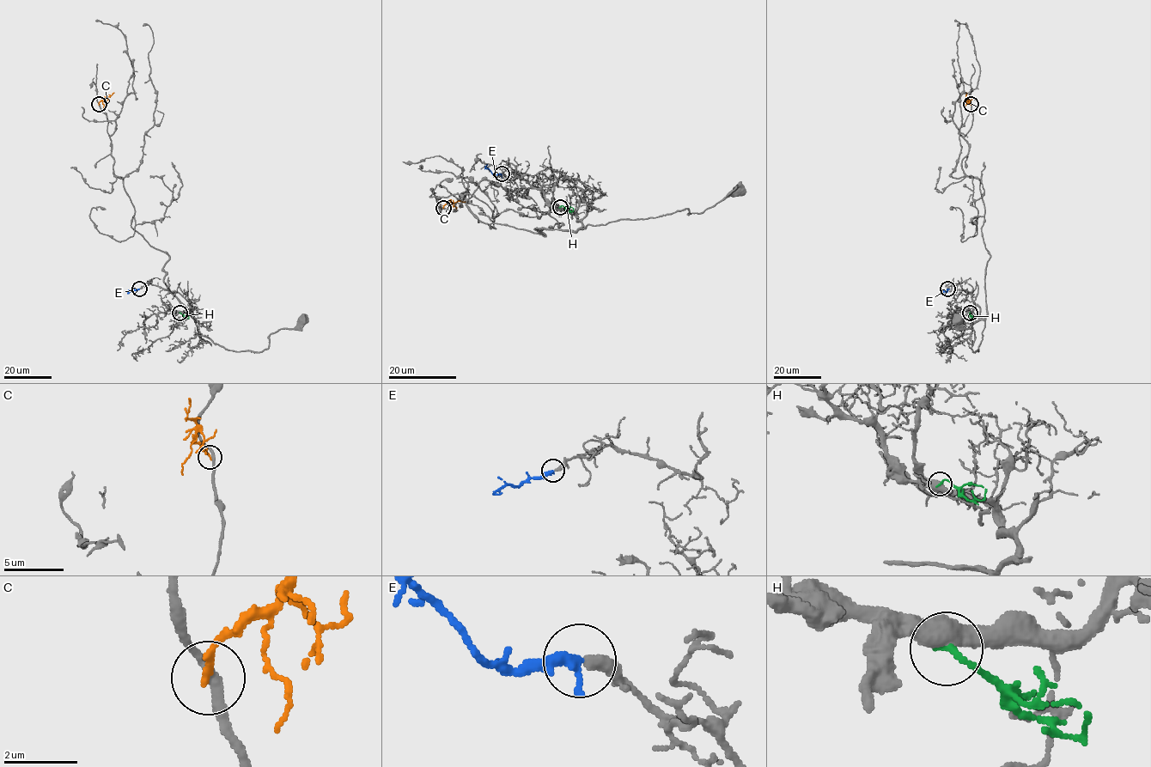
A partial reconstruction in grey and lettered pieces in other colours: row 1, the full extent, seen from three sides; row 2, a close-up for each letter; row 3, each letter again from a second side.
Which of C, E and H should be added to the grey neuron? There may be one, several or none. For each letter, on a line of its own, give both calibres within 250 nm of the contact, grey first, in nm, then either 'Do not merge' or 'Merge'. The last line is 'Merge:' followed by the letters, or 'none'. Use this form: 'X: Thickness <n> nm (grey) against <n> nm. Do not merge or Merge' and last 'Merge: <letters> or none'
C: Thickness 240 nm (grey) against 190 nm. Do not merge
E: Thickness 320 nm (grey) against 360 nm. Merge
H: Thickness 550 nm (grey) against 160 nm. Do not merge
Merge: E

